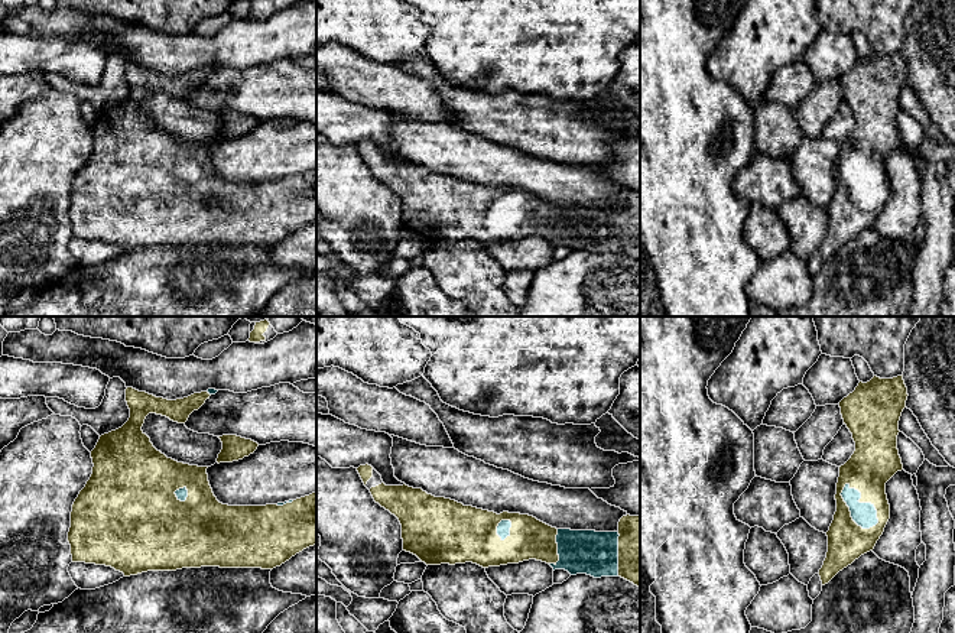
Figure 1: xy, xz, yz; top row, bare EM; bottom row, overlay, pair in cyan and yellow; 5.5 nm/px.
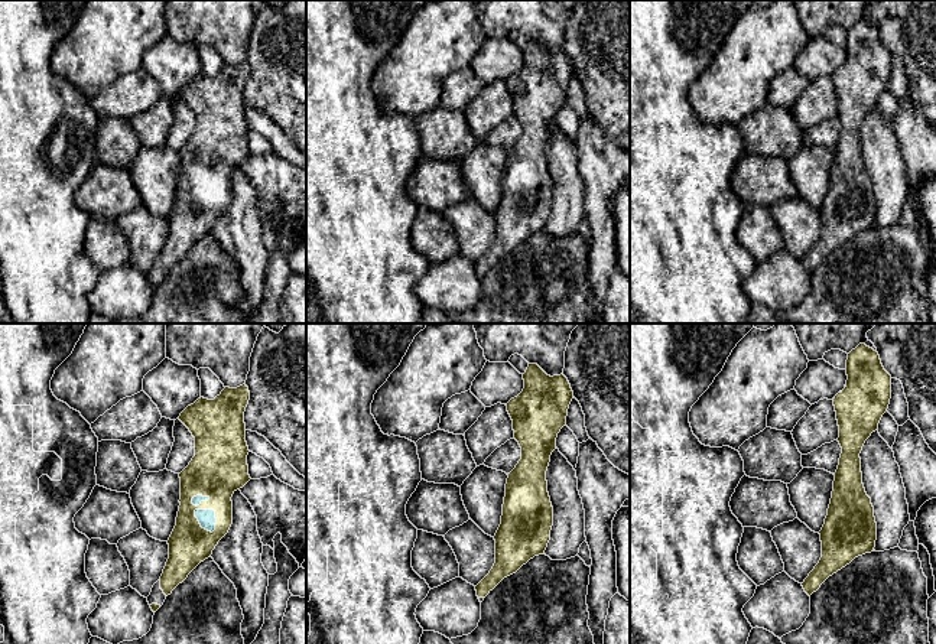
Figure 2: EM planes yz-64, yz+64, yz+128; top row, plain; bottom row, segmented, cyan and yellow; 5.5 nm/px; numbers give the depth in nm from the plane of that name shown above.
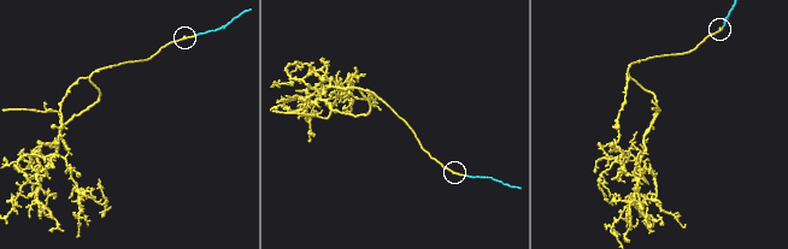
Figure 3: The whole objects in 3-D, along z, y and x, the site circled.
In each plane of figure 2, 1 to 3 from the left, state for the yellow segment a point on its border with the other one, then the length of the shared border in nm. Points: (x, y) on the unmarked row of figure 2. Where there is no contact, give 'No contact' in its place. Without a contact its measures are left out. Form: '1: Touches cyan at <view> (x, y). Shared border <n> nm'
1: Touches cyan at yz-64 (200, 199). Shared border 170 nm
2: No contact
3: No contact

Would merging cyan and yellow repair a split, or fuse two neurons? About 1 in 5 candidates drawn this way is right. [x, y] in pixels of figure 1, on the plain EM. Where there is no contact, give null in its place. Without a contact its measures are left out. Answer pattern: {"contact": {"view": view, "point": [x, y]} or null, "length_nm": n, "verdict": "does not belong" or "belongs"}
{"contact": {"view": "yz", "point": [866, 179]}, "length_nm": 300, "verdict": "belongs"}

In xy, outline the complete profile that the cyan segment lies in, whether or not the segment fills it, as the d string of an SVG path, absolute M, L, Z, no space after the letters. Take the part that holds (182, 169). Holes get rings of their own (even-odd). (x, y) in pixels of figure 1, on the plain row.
M133 64L126 65L130 94L121 104L100 113L91 127L92 150L72 181L68 208L72 238L111 243L123 249L124 253L147 247L176 247L201 243L273 246L316 220L316 169L266 182L222 181L209 162L208 143L189 142L168 134L153 123L150 114L142 107L149 90L185 100L189 91L217 68L208 65L183 75L168 77Z

